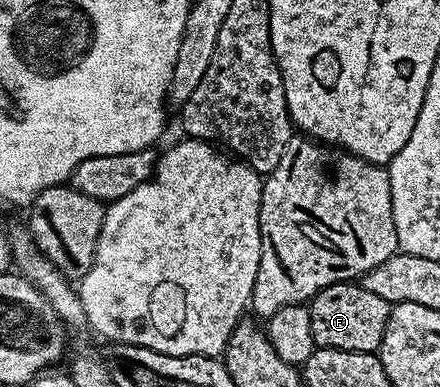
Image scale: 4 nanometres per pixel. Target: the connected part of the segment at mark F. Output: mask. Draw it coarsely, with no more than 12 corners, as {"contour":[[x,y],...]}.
{"contour":[[360,282],[308,304],[317,347],[376,352],[391,305]]}

